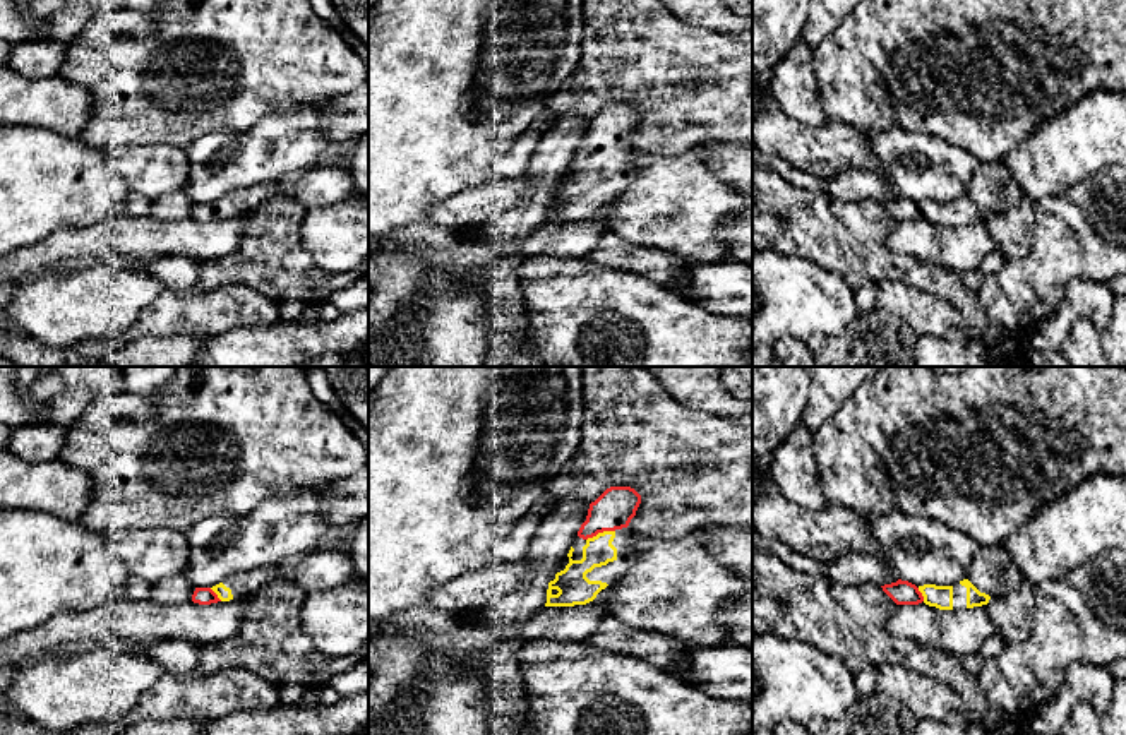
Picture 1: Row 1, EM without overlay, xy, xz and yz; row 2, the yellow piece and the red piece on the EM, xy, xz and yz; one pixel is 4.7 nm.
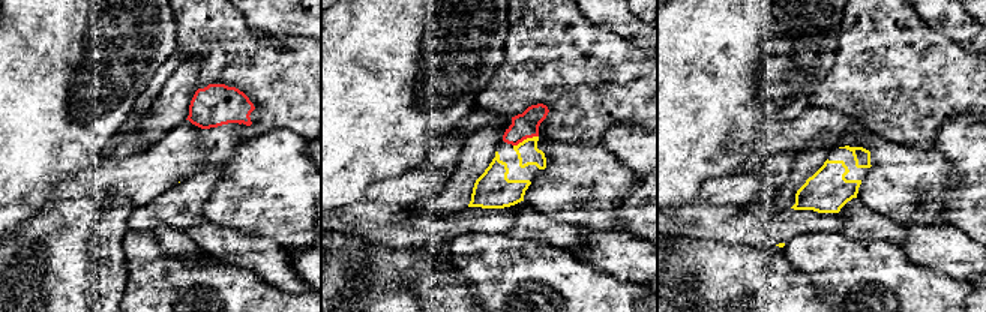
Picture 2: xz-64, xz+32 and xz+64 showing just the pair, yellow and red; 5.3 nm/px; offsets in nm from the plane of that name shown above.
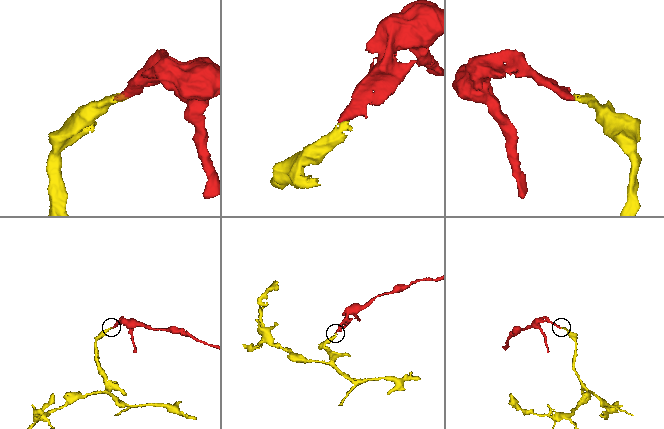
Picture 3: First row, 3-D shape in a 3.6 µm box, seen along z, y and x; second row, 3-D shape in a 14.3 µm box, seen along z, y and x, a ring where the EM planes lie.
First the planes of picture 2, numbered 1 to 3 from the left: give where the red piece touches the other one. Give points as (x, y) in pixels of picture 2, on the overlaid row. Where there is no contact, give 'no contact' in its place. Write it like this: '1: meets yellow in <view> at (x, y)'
1: no contact
2: meets yellow in xz+32 at (527, 138)
3: no contact

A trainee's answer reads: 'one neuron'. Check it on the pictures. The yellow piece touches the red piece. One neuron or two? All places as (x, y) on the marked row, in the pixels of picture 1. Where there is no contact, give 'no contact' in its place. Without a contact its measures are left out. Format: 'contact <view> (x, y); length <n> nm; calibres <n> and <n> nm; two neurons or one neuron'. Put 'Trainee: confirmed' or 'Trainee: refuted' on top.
Trainee: confirmed
contact xz (600, 533); length 140 nm; calibres 140 and 190 nm; one neuron

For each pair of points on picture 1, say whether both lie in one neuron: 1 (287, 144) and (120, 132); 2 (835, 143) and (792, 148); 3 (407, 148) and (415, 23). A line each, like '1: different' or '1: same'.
1: different
2: same
3: same

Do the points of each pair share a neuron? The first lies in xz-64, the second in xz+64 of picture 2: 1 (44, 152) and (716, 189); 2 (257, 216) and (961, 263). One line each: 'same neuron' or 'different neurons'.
1: different neurons
2: different neurons

